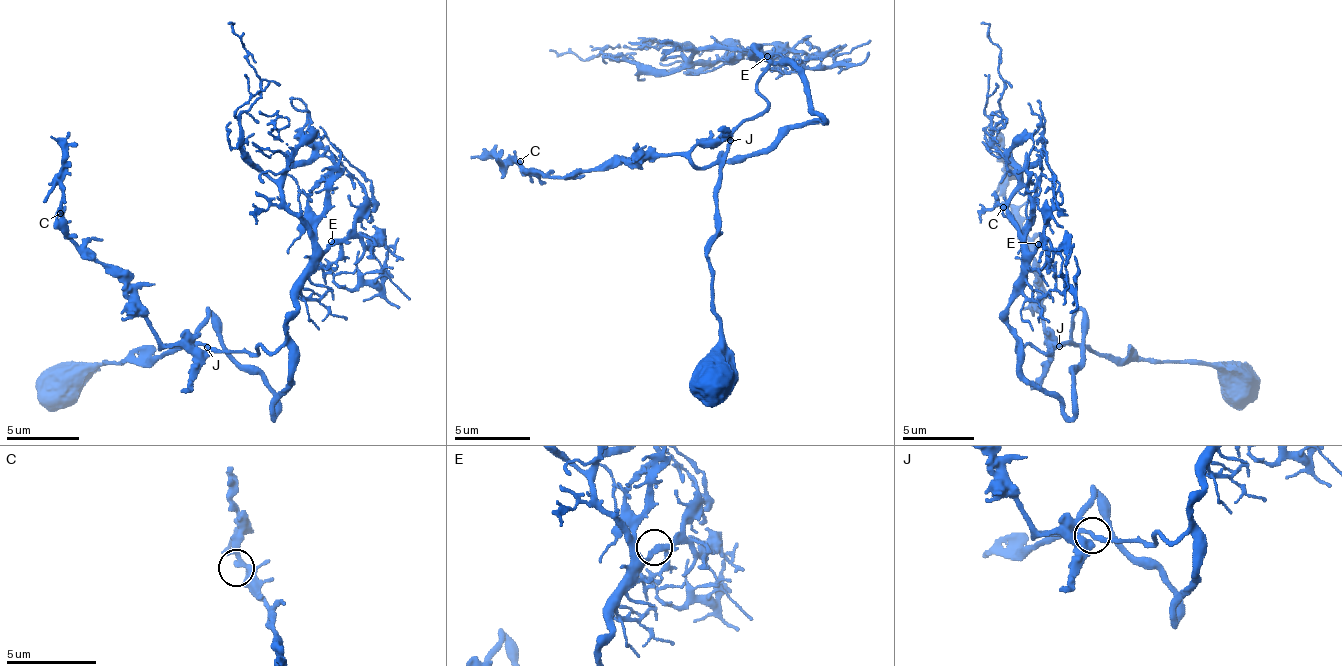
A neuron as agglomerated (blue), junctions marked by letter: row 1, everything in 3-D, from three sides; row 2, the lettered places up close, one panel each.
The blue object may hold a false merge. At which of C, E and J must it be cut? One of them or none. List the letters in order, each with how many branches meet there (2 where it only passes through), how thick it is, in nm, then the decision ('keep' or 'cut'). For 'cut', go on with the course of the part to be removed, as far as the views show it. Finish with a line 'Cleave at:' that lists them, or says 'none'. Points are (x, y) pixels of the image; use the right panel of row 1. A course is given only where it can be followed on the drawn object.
C: branches 3; calibre 180 nm; keep
E: branches 3; calibre 180 nm; keep
J: branches 3; calibre 180 nm; keep
Cleave at: none

